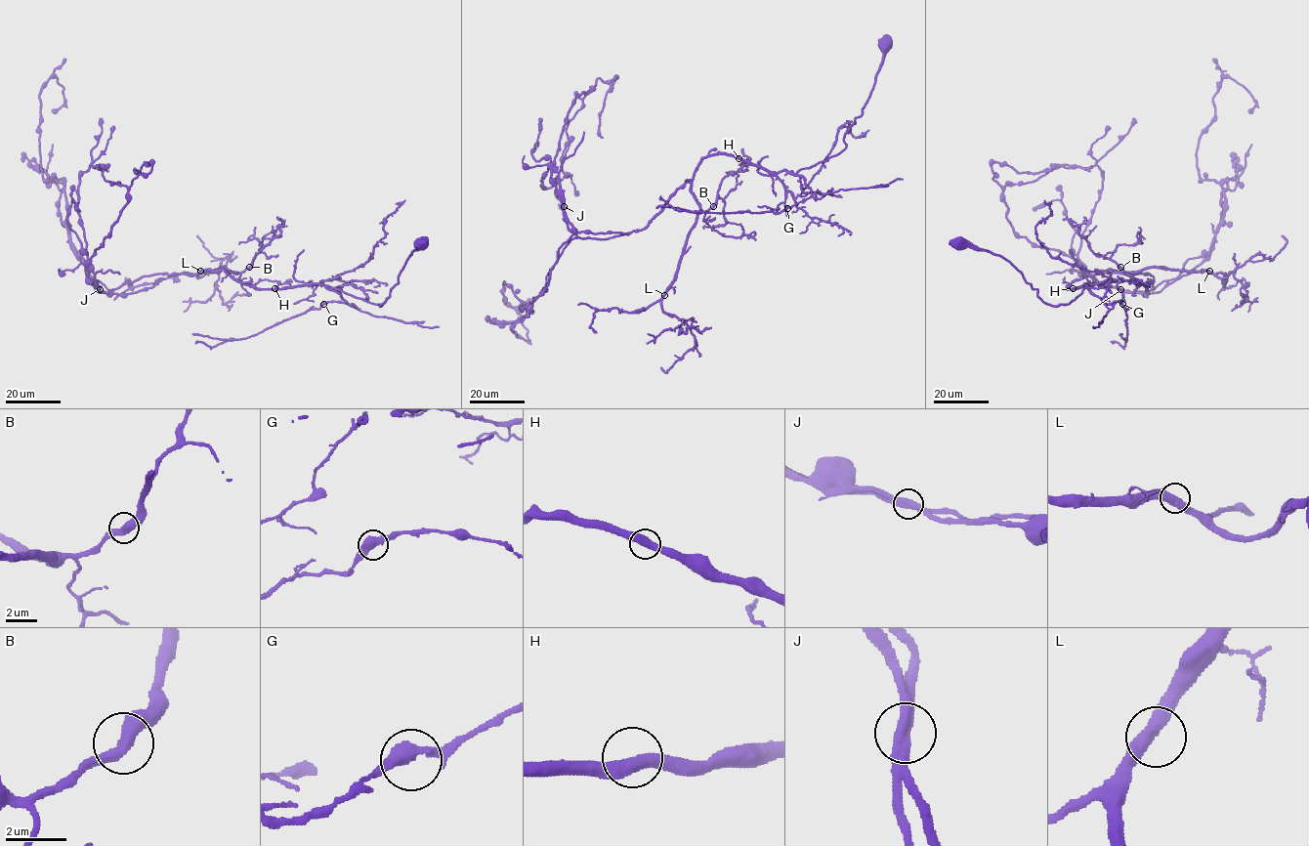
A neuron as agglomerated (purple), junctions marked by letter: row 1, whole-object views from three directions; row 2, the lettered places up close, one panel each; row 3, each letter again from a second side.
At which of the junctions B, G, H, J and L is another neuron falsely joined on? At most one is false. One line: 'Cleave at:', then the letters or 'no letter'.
Cleave at: J

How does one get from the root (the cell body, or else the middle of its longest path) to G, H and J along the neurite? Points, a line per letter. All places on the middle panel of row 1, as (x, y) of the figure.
G: (885, 44), (870, 96), (845, 135), (846, 147), (795, 174), (803, 178), (812, 194), (787, 208)
H: (885, 44), (873, 88), (845, 135), (841, 151), (794, 174), (770, 173), (738, 158)
J: (885, 44), (846, 147), (826, 160), (794, 174), (713, 154), (646, 228), (606, 239), (578, 236), (564, 206)

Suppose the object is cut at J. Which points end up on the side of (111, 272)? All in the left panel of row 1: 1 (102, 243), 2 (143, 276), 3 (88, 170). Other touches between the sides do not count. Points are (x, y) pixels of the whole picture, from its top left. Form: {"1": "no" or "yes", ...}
{"1": "yes", "2": "yes", "3": "no"}

